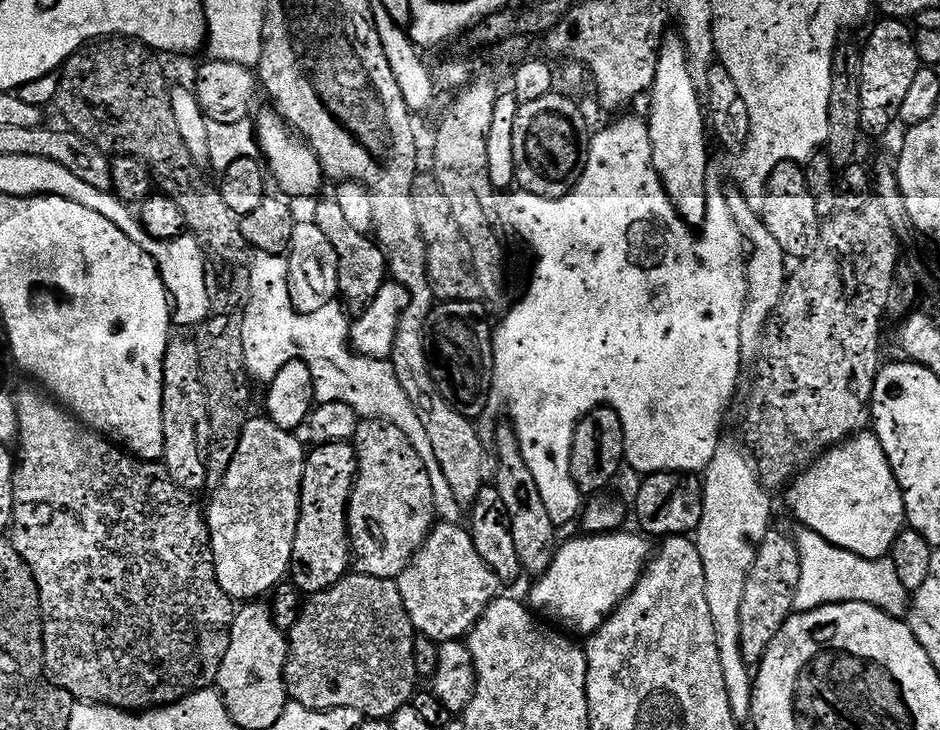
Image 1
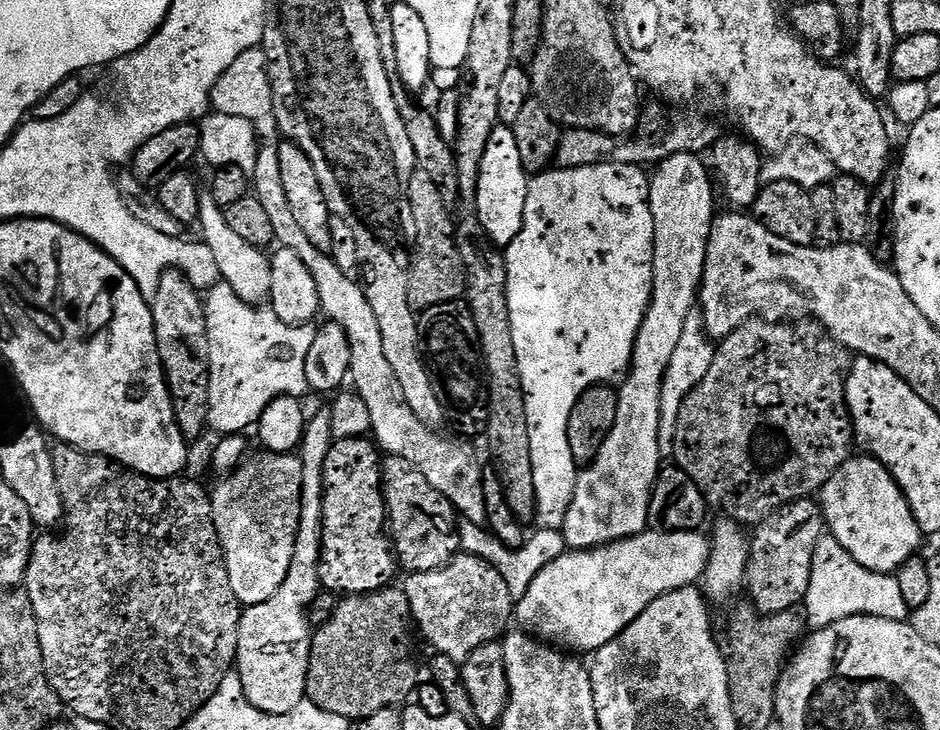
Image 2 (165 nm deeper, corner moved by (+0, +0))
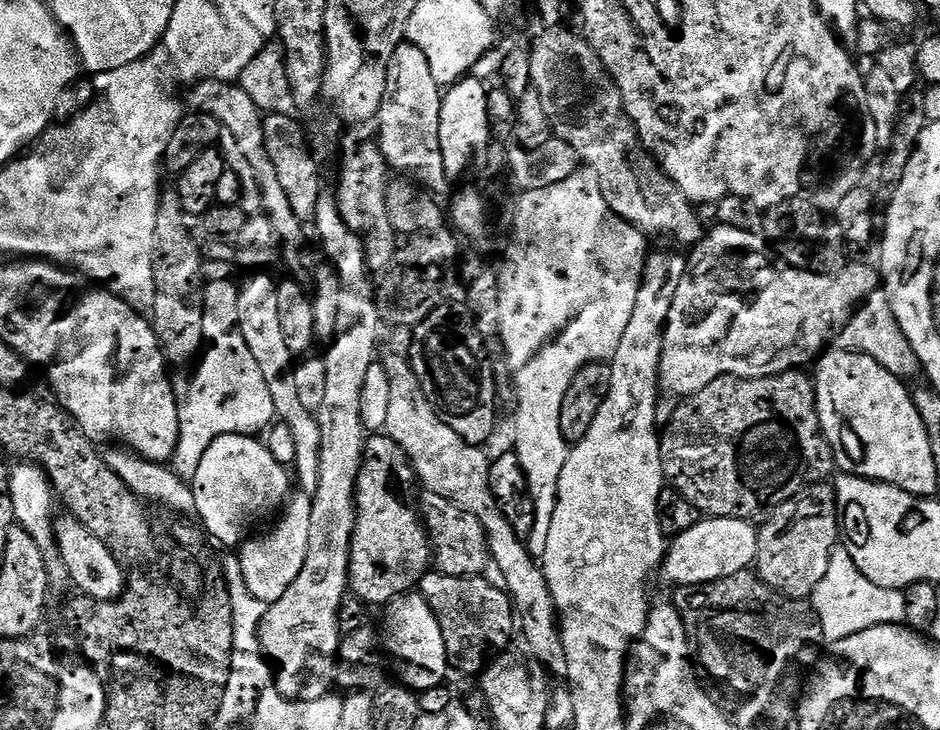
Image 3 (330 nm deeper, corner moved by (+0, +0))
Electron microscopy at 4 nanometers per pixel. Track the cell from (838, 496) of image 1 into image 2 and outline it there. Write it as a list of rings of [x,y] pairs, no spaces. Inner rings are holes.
[[[867,454],[853,455],[824,483],[818,493],[818,503],[824,509],[827,531],[849,552],[854,562],[866,566],[866,570],[892,574],[911,556],[917,555],[919,548],[916,547],[922,539],[920,527],[904,492],[896,485],[892,473],[879,460]]]

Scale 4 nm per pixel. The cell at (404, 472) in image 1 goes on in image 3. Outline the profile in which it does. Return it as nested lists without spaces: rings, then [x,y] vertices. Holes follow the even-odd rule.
[[[424,490],[418,496],[418,511],[421,521],[428,533],[431,551],[434,553],[434,564],[439,571],[448,576],[478,576],[484,564],[490,560],[488,539],[482,522],[474,518],[462,506],[442,498],[438,494]]]

